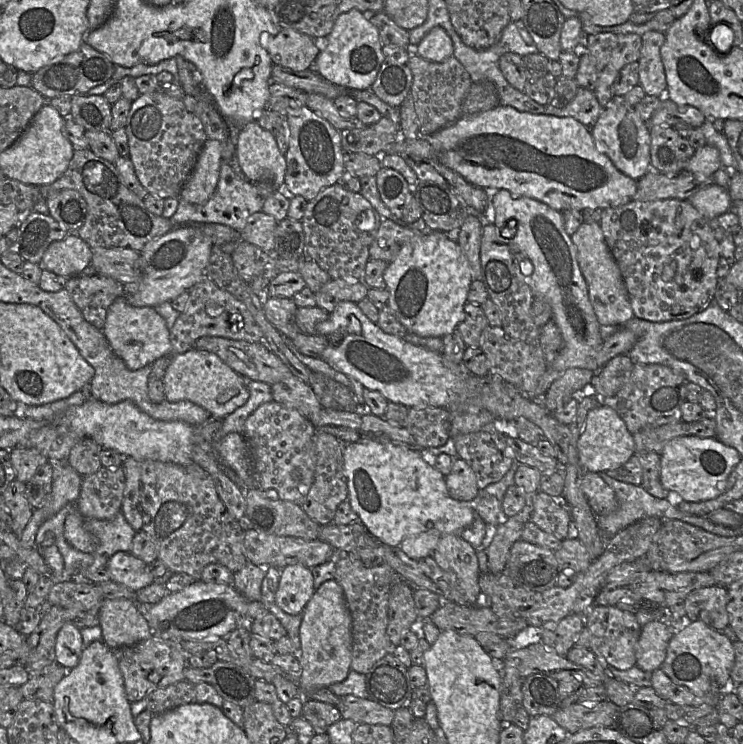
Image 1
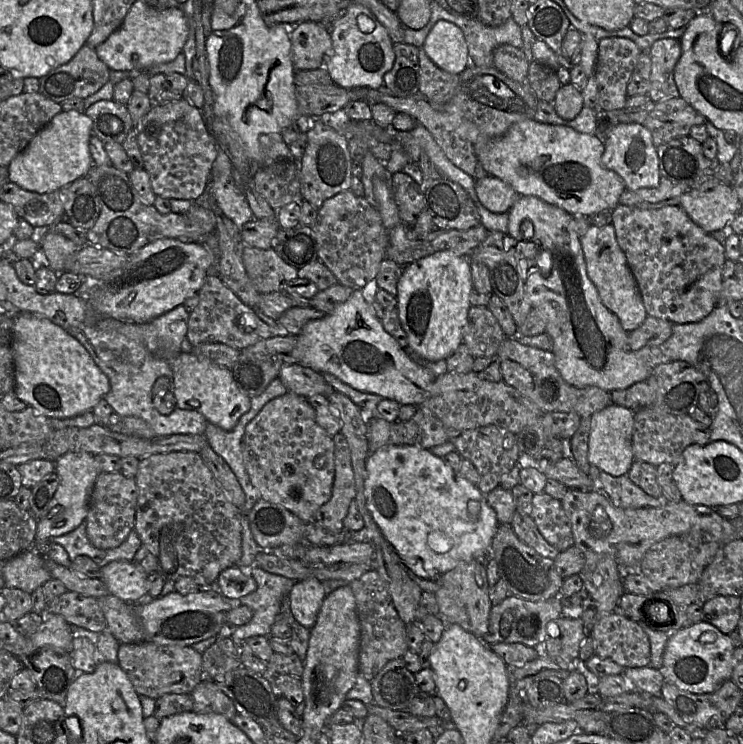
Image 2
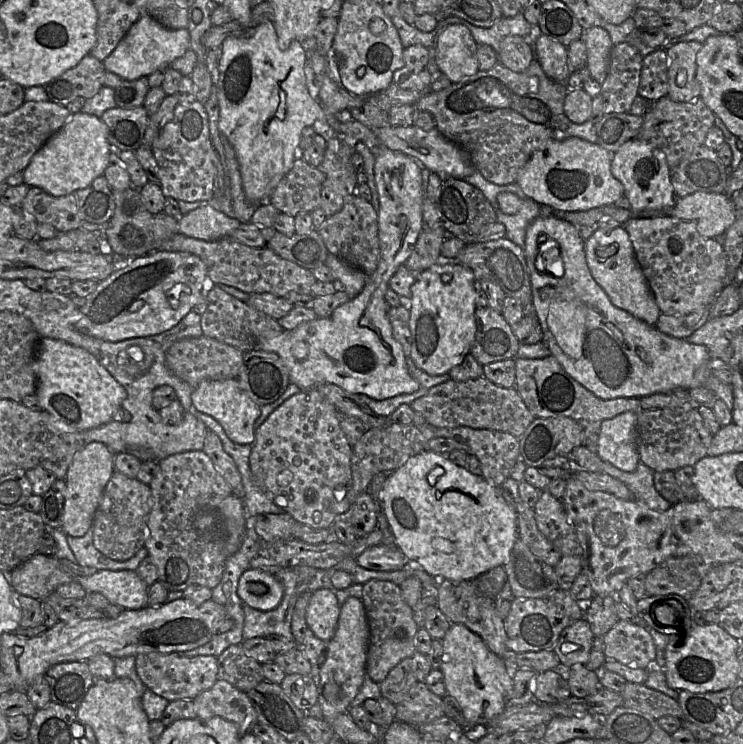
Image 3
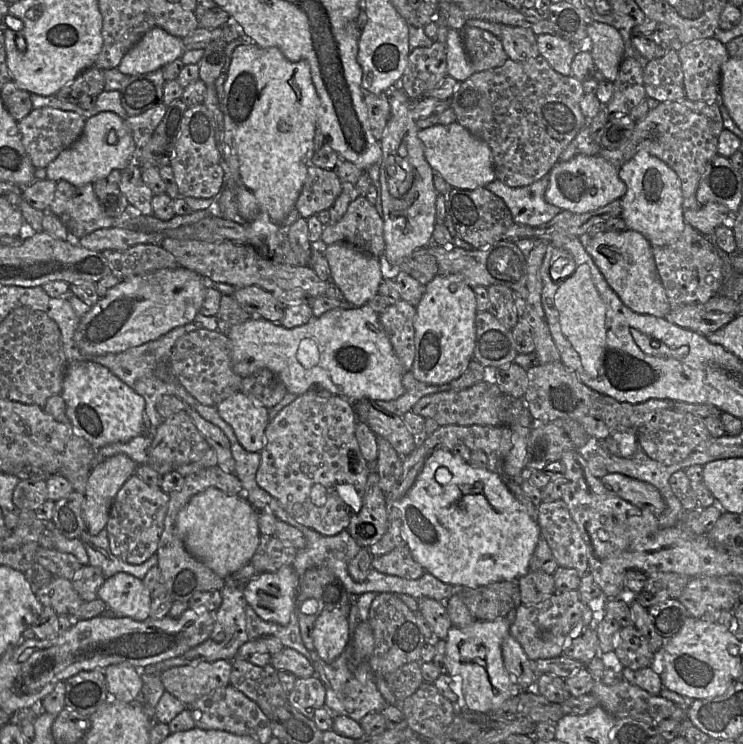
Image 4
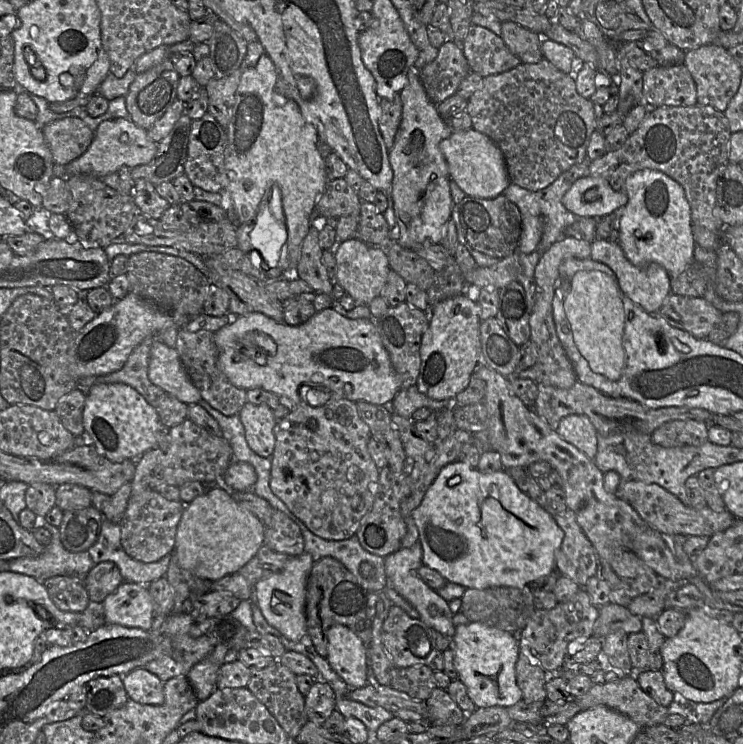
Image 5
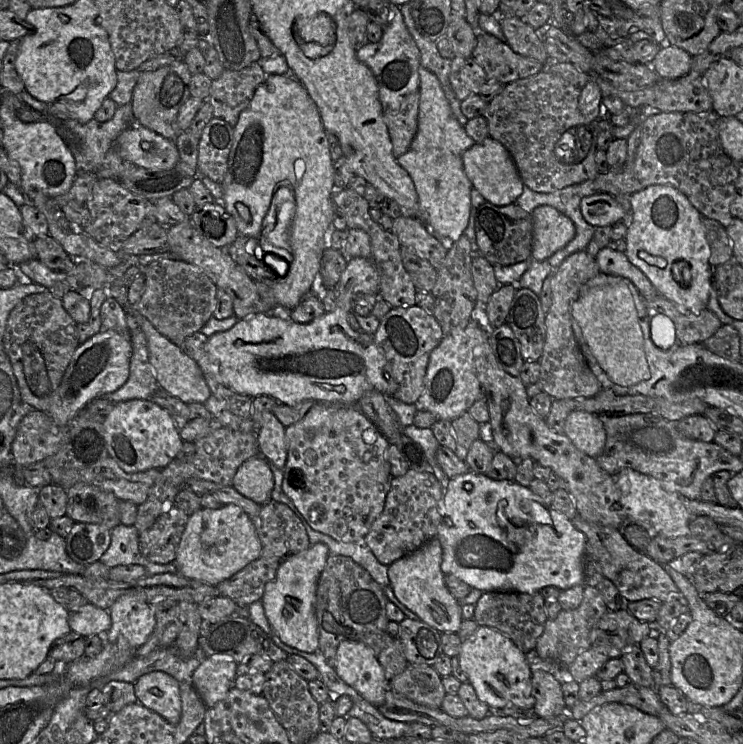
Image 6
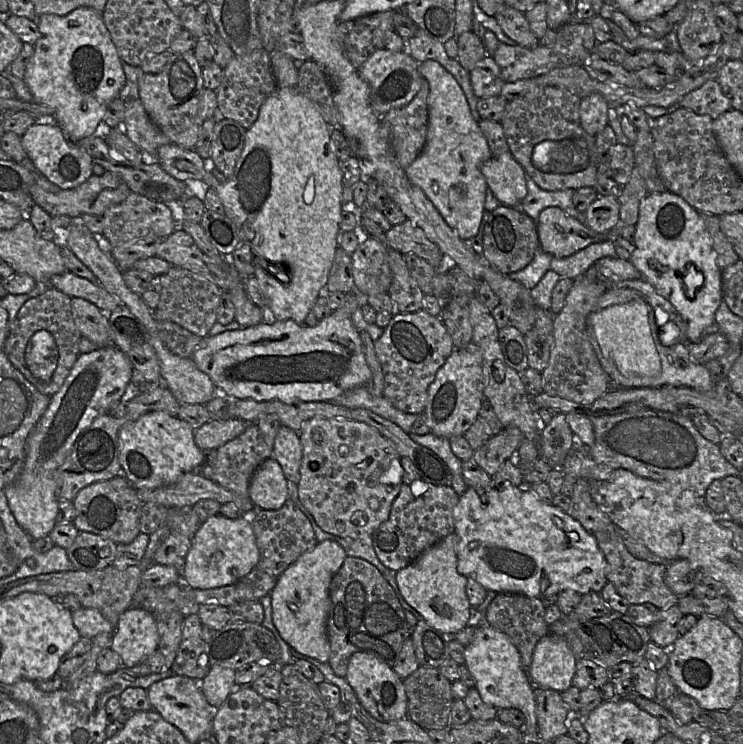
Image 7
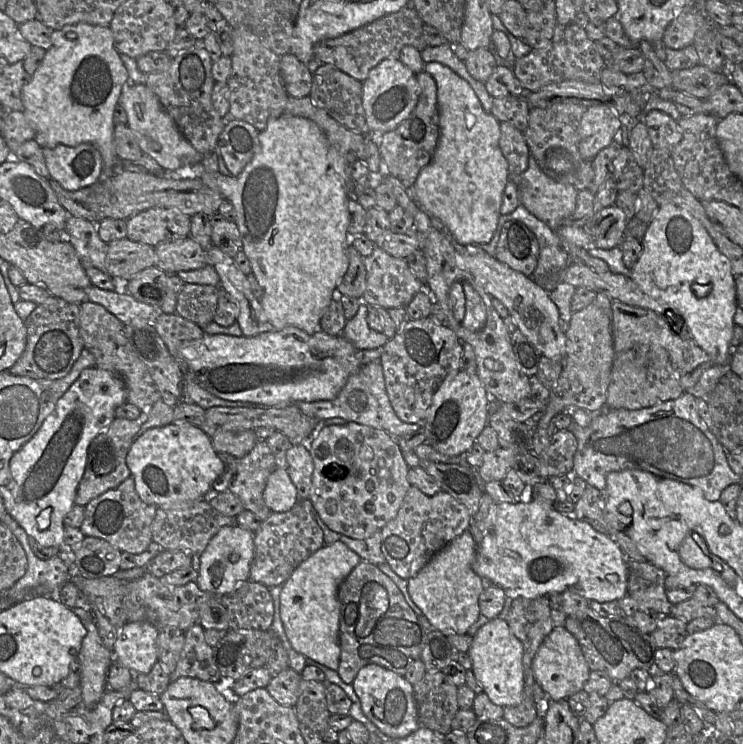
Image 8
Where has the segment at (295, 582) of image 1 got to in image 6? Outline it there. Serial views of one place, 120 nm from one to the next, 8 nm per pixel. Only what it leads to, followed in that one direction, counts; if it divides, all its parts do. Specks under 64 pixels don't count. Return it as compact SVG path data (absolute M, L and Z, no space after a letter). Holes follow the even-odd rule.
M346 640L339 644L334 667L338 676L367 702L381 706L390 682L374 651L359 641Z

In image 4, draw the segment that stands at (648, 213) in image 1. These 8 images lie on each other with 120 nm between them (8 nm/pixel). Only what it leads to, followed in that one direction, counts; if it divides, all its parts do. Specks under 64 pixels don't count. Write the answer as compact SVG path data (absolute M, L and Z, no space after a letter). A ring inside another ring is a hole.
M686 223L681 237L667 246L652 246L660 280L671 307L707 302L717 295L723 284L723 260L708 237Z

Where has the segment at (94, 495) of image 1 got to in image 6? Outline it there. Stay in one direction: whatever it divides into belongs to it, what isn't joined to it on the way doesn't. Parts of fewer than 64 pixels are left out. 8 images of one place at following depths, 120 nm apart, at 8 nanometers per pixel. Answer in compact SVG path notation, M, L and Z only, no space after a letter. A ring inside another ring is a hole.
M176 505L161 514L149 529L139 533L142 555L153 563L173 563L188 519Z

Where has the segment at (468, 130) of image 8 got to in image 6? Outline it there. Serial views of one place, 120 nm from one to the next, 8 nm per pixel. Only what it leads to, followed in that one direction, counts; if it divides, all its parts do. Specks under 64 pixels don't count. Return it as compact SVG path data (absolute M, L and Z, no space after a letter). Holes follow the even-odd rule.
M423 66L418 67L420 94L418 130L409 150L397 163L409 174L418 194L419 219L441 239L443 245L457 241L468 226L472 209L471 191L462 155L476 142L468 136L453 114L437 76Z

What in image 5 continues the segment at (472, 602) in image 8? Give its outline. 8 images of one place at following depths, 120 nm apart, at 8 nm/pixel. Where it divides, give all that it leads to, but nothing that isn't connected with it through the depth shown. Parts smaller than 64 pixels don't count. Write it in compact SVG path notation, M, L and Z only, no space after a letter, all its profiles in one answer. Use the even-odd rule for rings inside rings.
M418 540L410 548L400 548L385 557L385 572L388 585L405 598L421 615L421 620L442 634L453 637L456 626L453 623L453 613L449 603L437 591L429 587L418 575L418 569L423 565L423 549Z

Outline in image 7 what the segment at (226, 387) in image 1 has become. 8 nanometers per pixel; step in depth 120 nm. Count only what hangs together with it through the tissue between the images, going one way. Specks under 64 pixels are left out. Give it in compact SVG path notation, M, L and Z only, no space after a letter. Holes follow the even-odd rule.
M281 426L276 435L272 449L272 458L281 465L287 480L298 484L303 457L302 445L298 433Z

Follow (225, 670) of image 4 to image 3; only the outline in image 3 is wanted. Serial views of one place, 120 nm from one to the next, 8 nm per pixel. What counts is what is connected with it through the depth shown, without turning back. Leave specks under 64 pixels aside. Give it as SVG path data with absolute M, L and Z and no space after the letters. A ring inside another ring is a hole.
M148 653L135 656L137 675L147 690L167 699L194 700L201 692L211 688L218 680L217 657L194 656L184 657L177 653Z

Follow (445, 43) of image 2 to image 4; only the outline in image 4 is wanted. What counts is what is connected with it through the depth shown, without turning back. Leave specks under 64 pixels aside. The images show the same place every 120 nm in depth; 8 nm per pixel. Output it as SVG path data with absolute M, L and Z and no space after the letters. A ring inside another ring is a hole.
M450 28L446 36L446 55L448 76L463 82L476 71L470 64L463 42L461 31Z

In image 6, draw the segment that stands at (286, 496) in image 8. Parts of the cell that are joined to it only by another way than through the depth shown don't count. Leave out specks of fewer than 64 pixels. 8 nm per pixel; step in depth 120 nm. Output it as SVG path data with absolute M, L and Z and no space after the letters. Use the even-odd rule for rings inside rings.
M259 455L246 460L237 470L232 487L257 504L266 504L274 488L274 475L268 462Z

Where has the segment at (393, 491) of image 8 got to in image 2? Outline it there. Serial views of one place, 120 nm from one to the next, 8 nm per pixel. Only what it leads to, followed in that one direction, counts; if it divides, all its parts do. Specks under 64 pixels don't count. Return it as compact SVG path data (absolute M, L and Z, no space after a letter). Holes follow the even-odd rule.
M292 392L266 403L247 424L242 441L244 465L262 498L283 506L305 523L315 522L317 511L331 498L334 448L333 436L317 423L307 398Z

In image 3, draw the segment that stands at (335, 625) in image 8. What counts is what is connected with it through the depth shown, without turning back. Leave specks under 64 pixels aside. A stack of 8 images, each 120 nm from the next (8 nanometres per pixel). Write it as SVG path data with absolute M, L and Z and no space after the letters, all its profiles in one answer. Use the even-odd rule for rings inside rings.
M249 568L239 579L237 594L244 605L266 612L281 603L284 587L275 575Z

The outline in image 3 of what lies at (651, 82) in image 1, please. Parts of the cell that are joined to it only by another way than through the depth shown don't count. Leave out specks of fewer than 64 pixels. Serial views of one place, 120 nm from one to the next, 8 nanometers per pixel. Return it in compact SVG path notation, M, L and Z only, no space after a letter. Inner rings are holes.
M685 41L666 49L668 55L667 98L678 102L692 102L700 97L700 83L696 77L696 57L703 43Z

